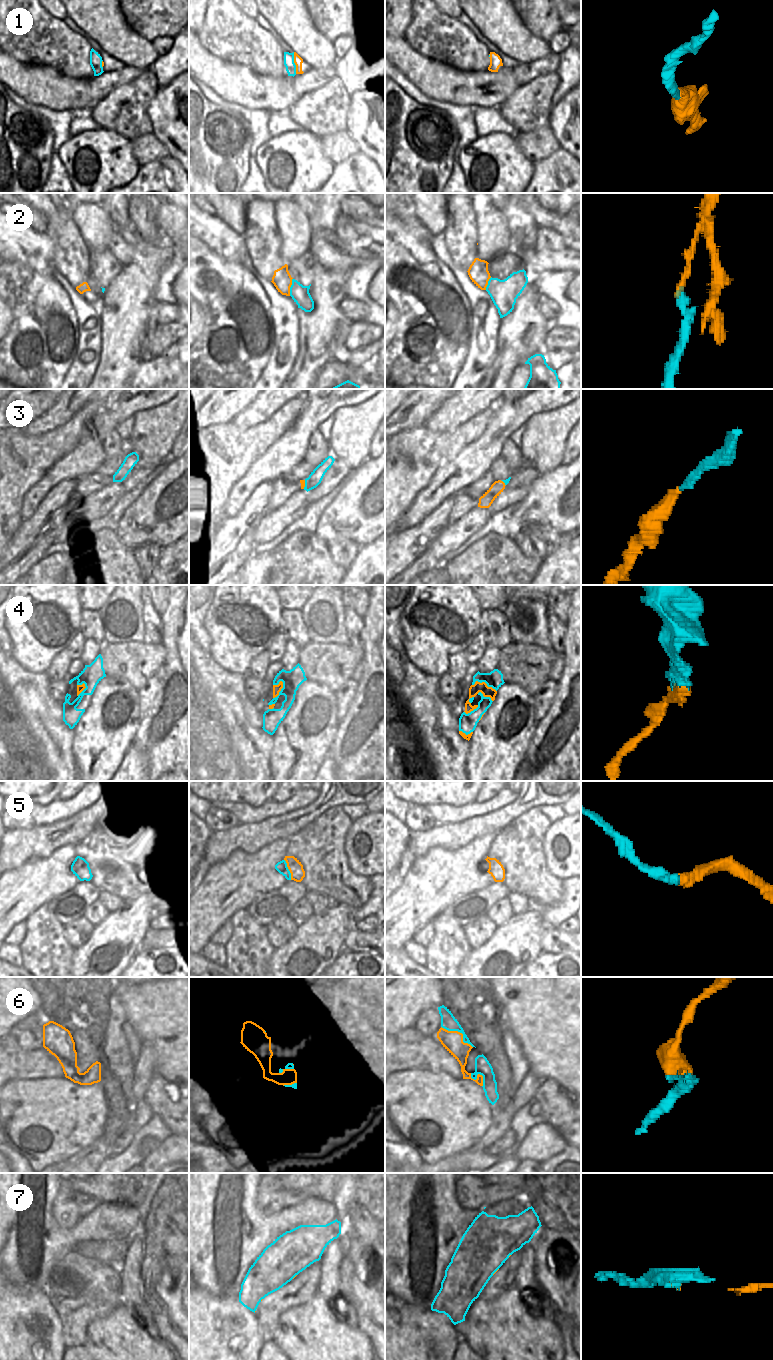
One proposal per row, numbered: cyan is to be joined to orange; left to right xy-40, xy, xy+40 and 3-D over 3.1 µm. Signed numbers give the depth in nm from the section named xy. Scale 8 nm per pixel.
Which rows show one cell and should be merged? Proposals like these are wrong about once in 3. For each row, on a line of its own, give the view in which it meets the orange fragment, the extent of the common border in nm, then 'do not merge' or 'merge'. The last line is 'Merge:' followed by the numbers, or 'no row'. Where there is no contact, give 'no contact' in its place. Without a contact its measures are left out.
1: meets orange in xy; contact 180 nm long; merge
2: meets orange in xy; contact 150 nm long; do not merge
3: meets orange in xy; contact 70 nm long; merge
4: meets orange in xy; contact 170 nm long; merge
5: meets orange in xy; contact 180 nm long; merge
6: meets orange in xy+40; contact 300 nm long; merge
7: meets orange in xy+40; contact 80 nm long; merge
Merge: 1, 3, 4, 5, 6, 7

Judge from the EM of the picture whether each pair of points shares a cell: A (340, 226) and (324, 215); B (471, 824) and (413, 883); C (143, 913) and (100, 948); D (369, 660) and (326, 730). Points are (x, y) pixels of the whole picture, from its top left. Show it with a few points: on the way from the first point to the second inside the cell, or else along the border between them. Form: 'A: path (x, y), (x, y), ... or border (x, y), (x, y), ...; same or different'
A: path (336, 226), (328, 219); same
B: border (468, 843), (455, 849), (432, 847), (422, 855); different
C: path (132, 923), (111, 944); same
D: border (339, 721), (332, 744); different

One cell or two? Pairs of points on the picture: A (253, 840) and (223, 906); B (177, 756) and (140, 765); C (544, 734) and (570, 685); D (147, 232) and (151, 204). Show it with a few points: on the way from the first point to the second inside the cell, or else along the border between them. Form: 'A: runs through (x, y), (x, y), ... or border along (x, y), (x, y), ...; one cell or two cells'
A: border along (269, 844), (251, 853), (234, 850), (224, 859); two cells
B: border along (133, 745), (146, 756), (149, 770); two cells
C: runs through (555, 722), (570, 707), (570, 697); one cell
D: runs through (147, 225), (147, 211); one cell

